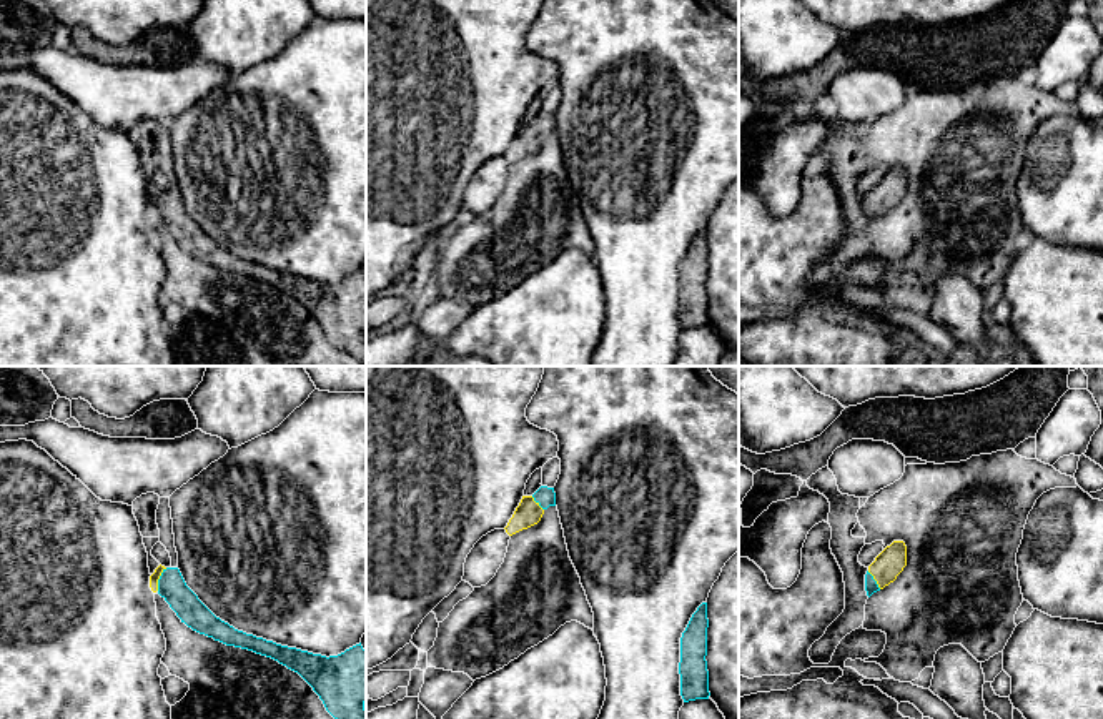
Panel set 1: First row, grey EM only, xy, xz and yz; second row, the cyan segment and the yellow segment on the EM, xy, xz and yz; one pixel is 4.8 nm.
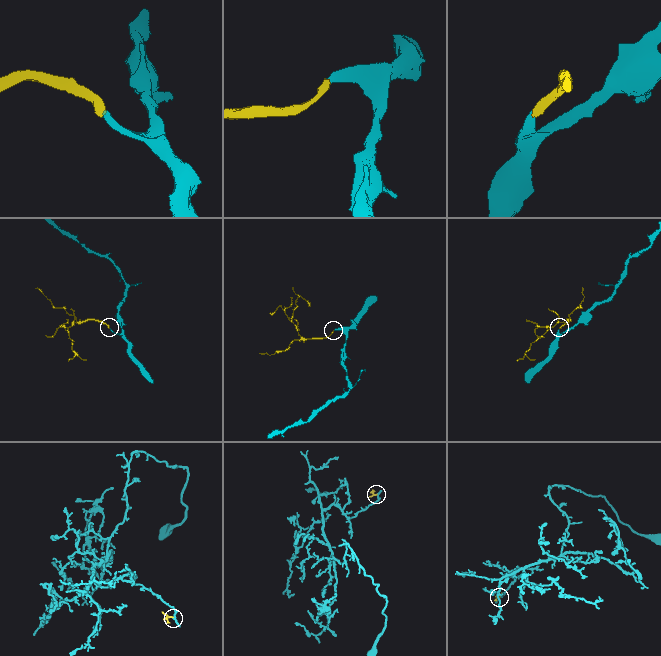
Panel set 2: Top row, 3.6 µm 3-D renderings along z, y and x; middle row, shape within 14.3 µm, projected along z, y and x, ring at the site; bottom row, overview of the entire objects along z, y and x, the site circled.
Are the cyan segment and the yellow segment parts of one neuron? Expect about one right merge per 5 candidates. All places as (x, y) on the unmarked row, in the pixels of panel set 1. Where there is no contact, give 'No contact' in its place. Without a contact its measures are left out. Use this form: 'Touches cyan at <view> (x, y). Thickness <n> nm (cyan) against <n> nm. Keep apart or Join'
Touches cyan at xy (158, 207). Thickness 140 nm (cyan) against 50 nm. Join

